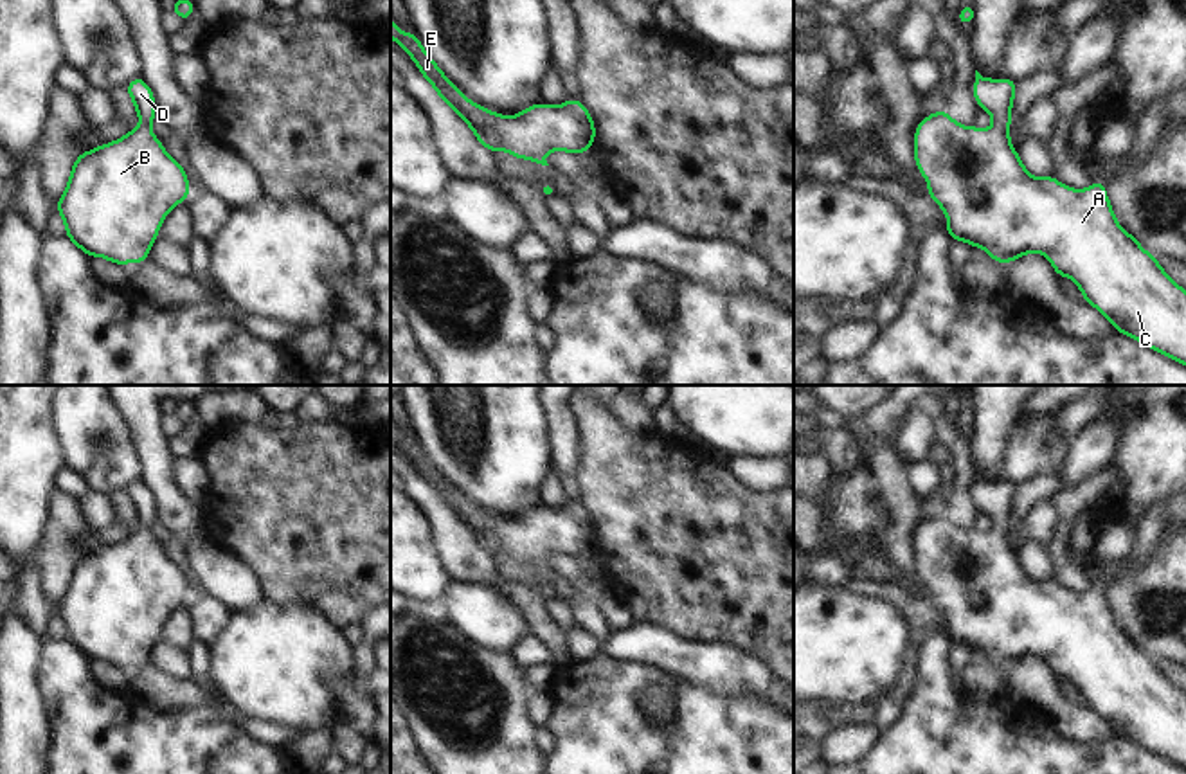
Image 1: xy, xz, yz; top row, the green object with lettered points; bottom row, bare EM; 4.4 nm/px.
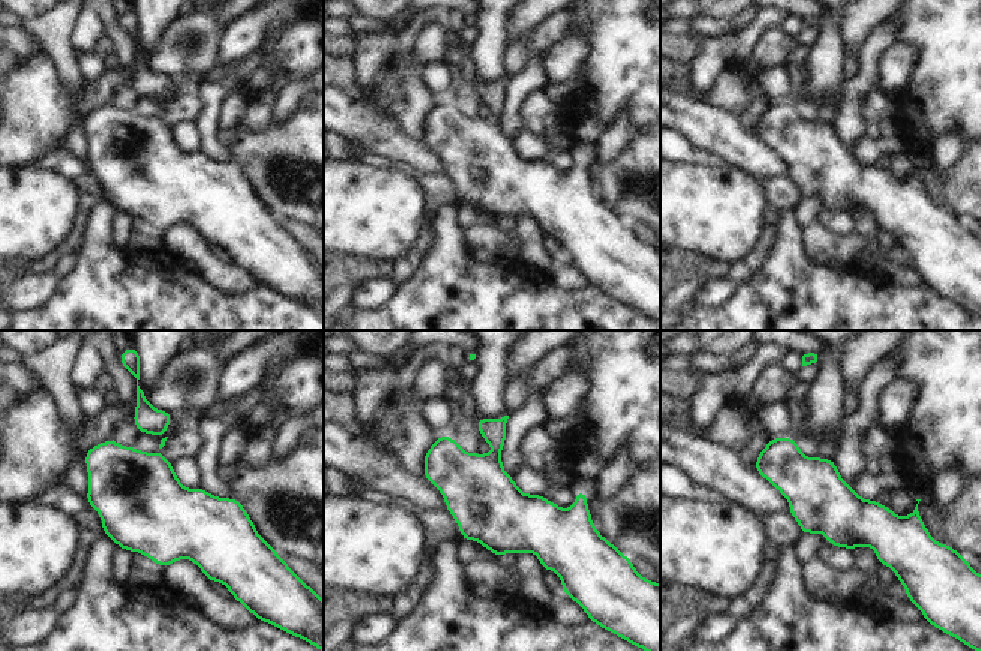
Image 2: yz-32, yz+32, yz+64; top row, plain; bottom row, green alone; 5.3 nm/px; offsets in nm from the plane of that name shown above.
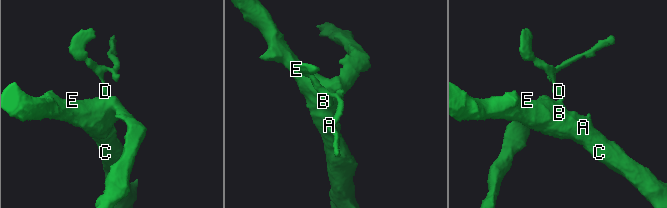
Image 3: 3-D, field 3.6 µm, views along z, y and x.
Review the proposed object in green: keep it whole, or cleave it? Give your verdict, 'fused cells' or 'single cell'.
single cell

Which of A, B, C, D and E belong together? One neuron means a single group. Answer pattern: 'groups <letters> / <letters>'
groups A B C D E

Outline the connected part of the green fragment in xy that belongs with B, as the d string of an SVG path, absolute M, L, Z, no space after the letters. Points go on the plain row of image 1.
M139 479L126 488L126 495L133 502L140 529L119 544L83 554L58 603L58 617L65 623L67 641L85 659L101 659L119 670L124 666L140 668L148 662L167 616L185 605L191 596L185 572L166 556L162 544L149 533L151 524L157 522L151 491Z

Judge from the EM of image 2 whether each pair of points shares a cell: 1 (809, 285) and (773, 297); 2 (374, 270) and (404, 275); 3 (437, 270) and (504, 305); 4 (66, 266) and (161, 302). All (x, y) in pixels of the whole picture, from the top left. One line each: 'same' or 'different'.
1: same
2: different
3: same
4: different

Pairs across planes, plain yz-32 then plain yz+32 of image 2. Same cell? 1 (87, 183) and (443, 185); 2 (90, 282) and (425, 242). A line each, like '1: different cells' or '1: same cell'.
1: same cell
2: different cells

